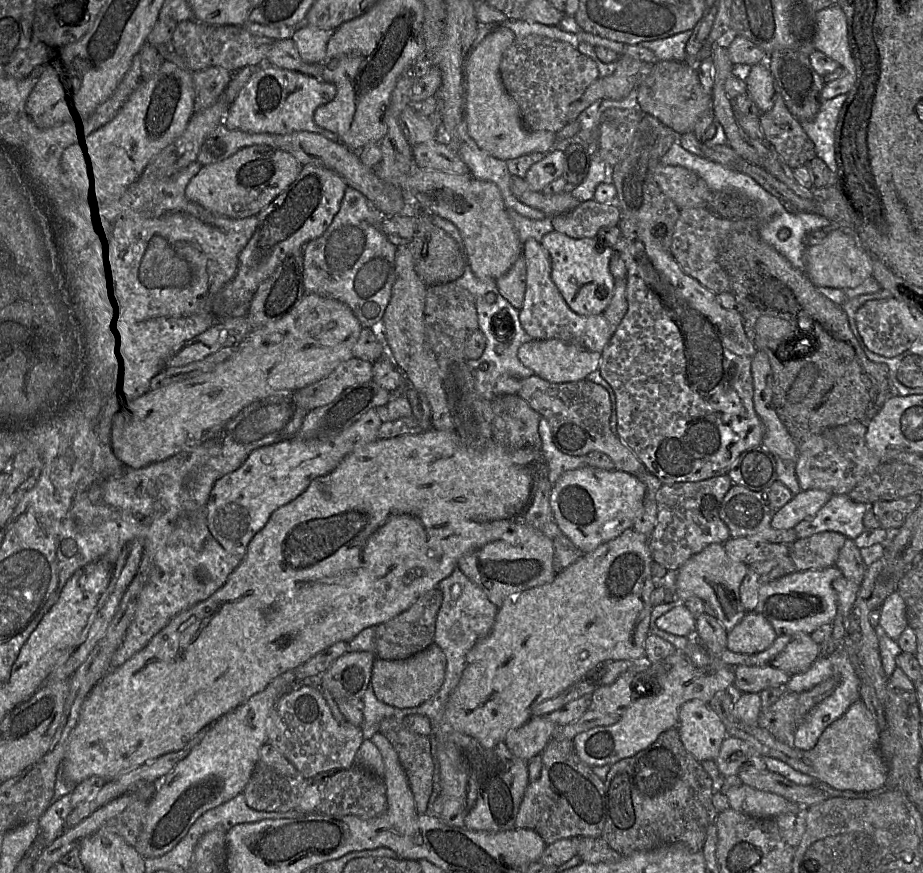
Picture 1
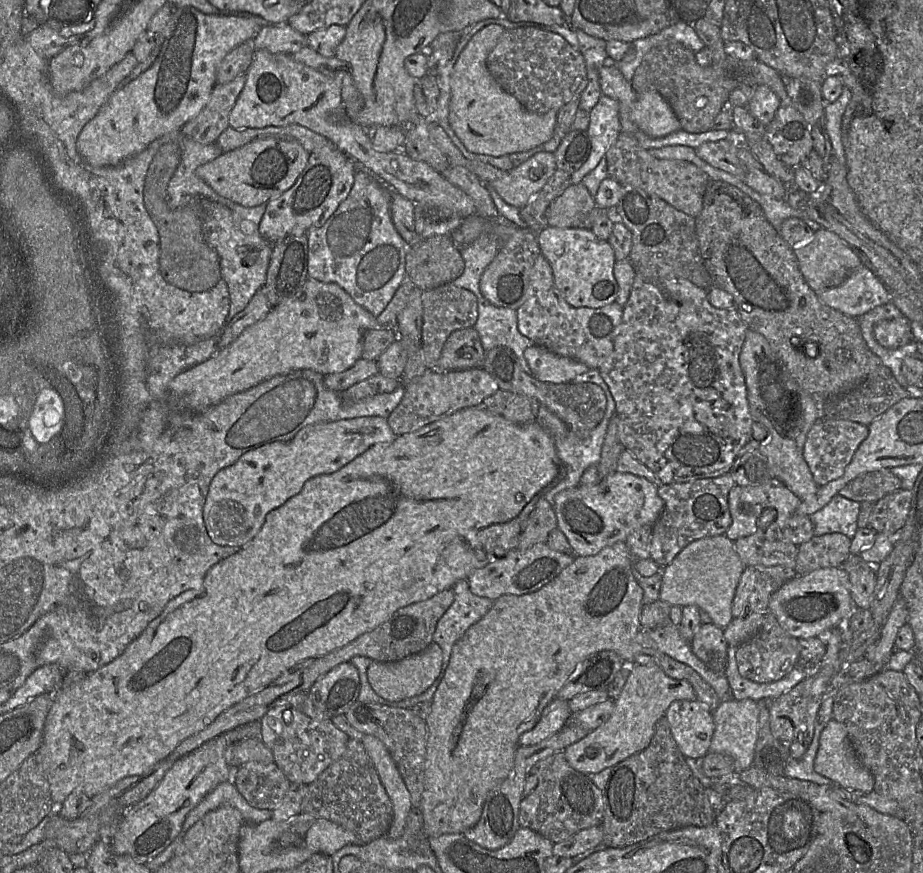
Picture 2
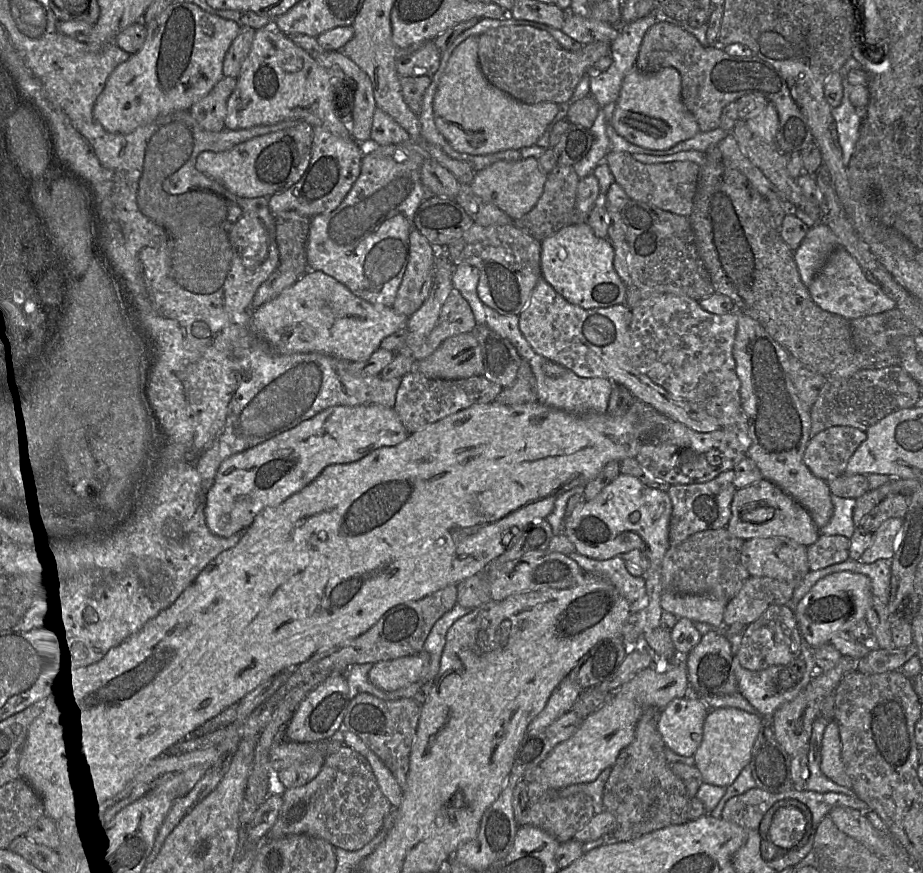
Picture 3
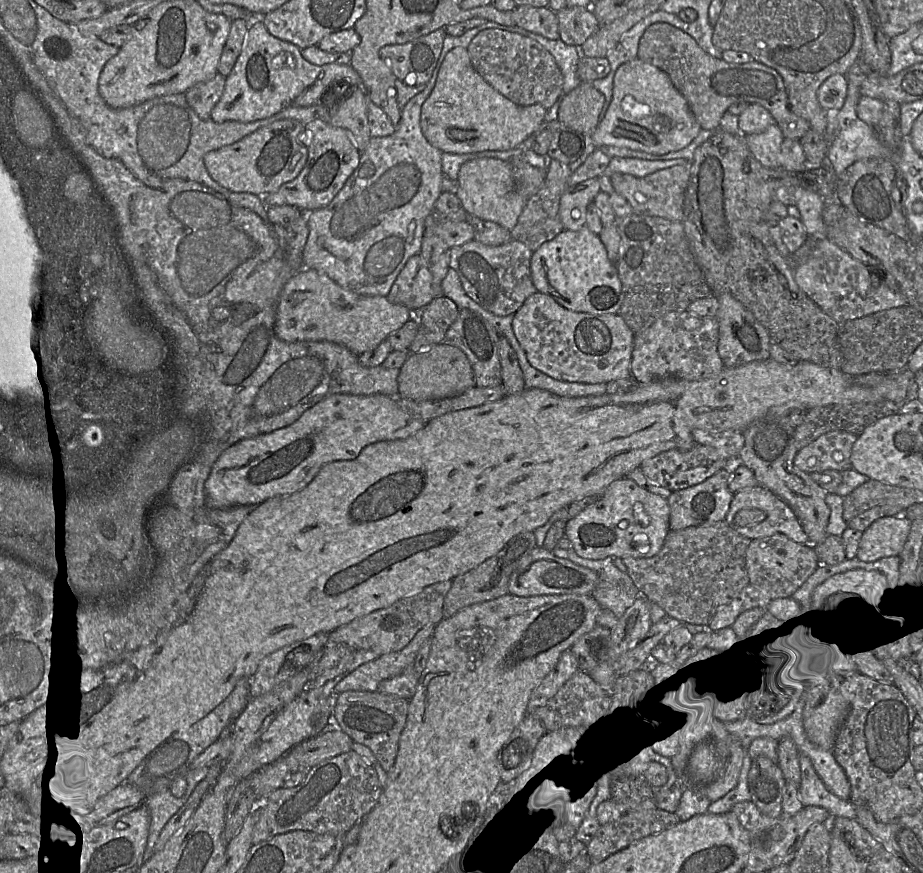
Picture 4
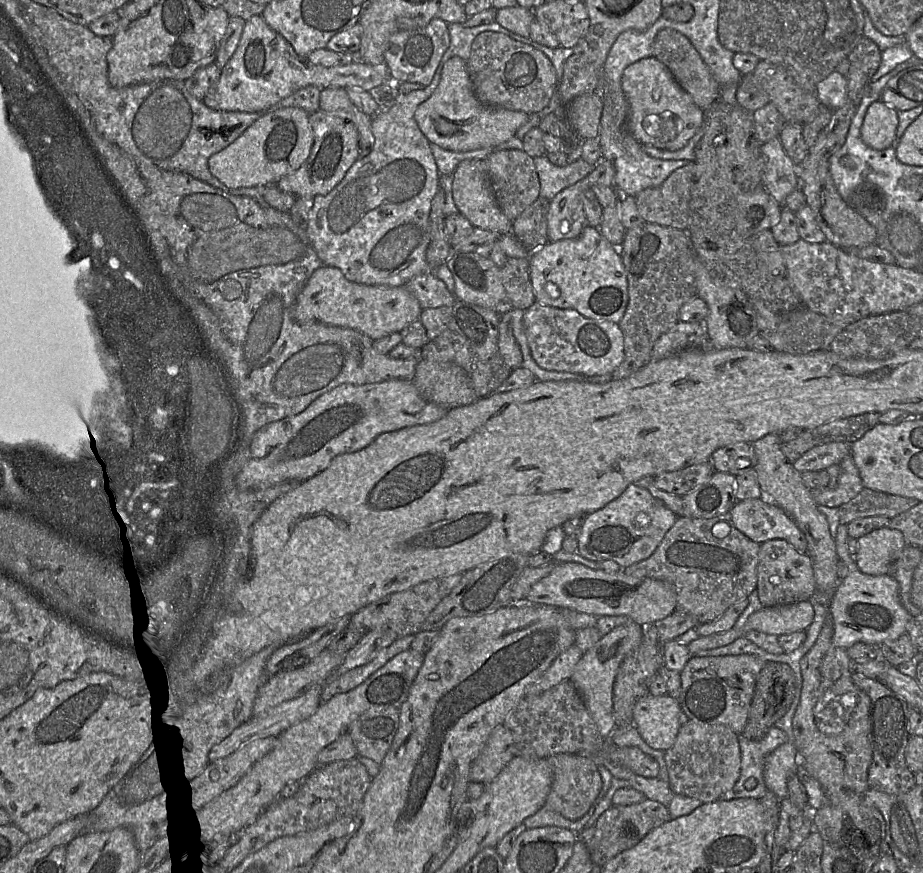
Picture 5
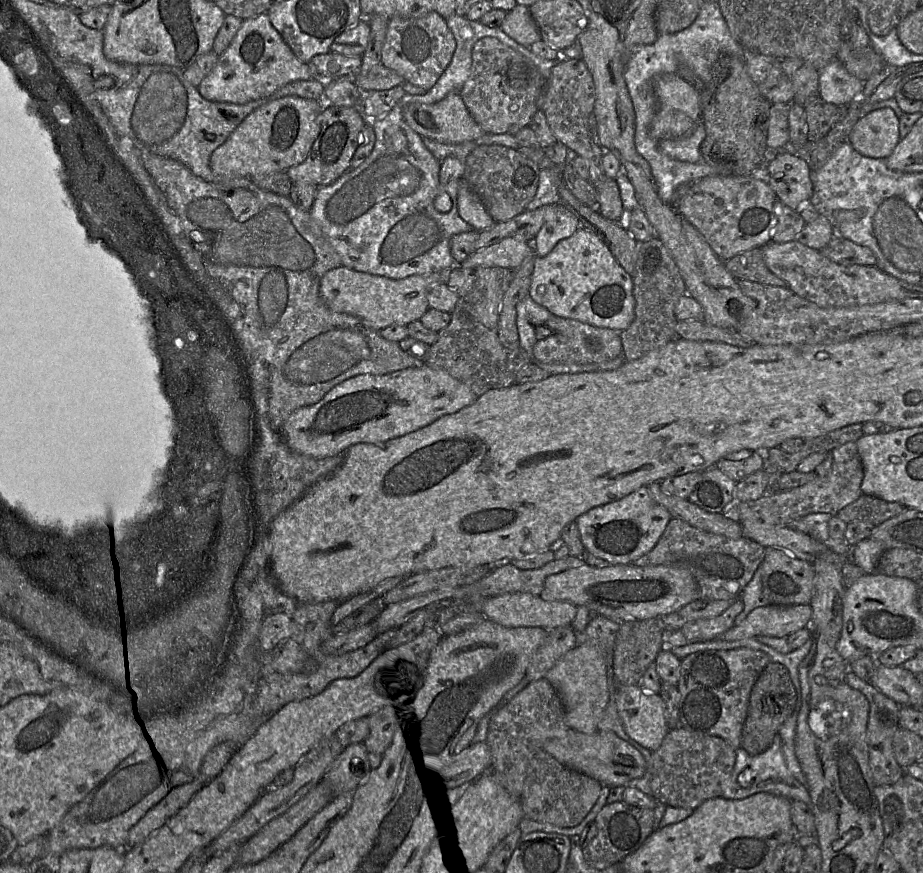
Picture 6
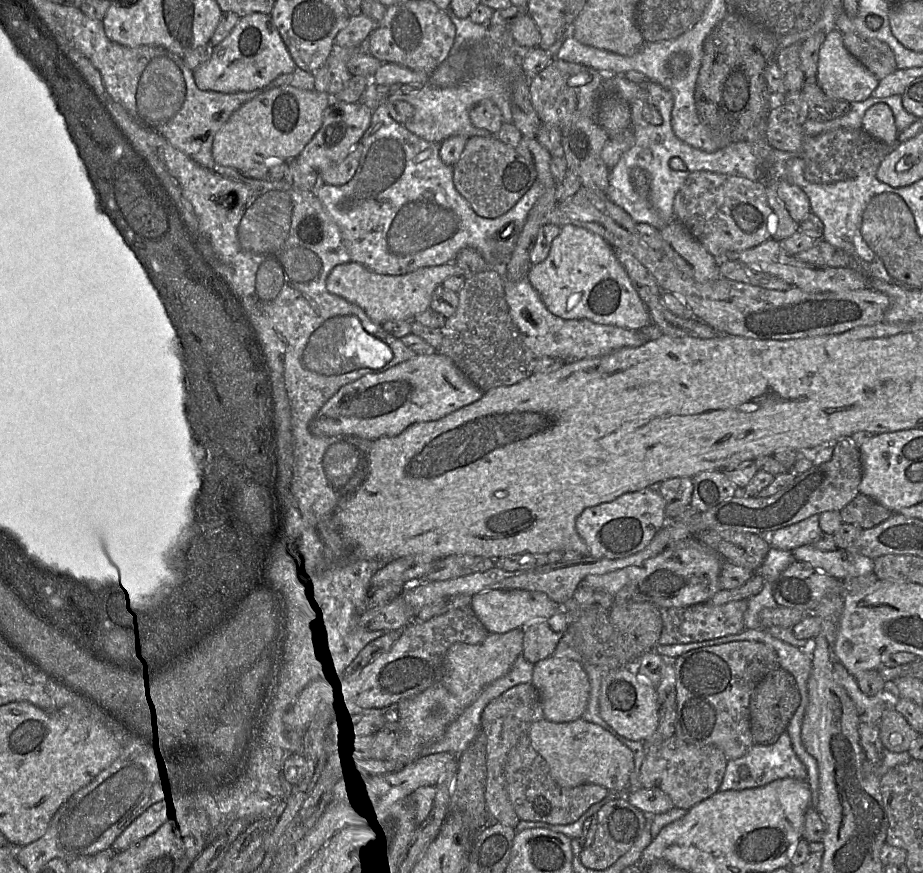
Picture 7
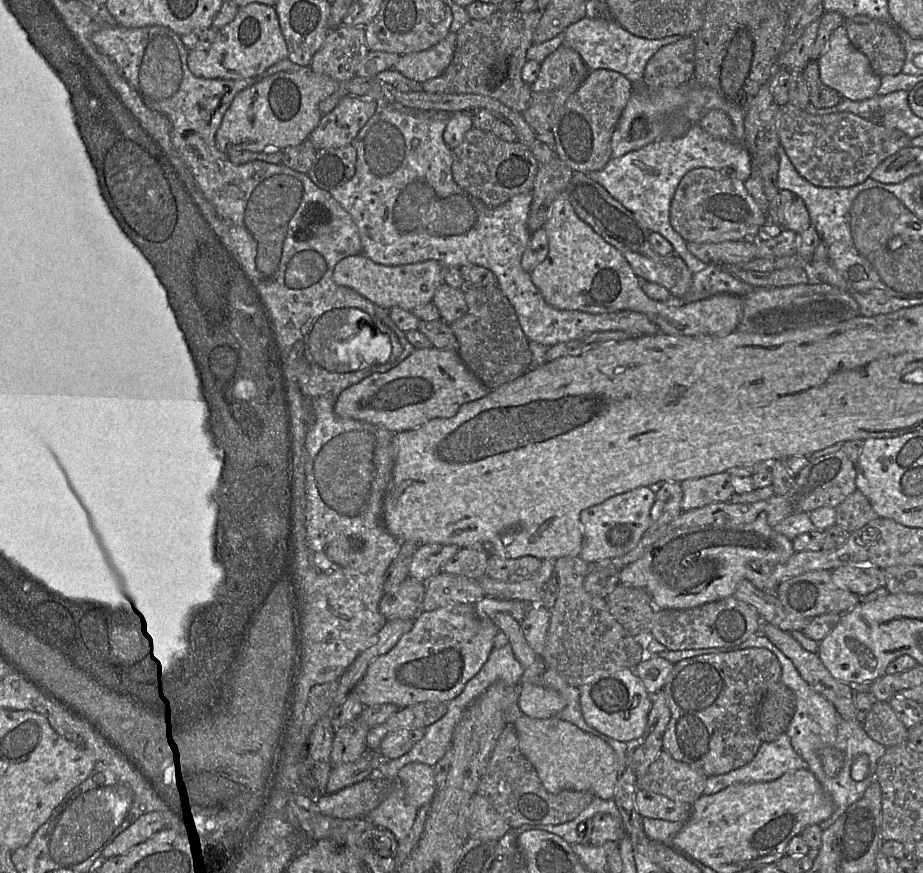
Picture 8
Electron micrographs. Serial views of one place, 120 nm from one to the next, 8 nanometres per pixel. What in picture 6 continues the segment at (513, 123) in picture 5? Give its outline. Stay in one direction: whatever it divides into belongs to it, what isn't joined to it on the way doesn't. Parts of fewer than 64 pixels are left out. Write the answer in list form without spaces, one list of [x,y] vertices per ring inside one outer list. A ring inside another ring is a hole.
[[[452,92],[434,104],[409,103],[403,107],[406,124],[422,138],[445,144],[460,144],[475,141],[486,133],[475,122],[466,108],[460,92]]]

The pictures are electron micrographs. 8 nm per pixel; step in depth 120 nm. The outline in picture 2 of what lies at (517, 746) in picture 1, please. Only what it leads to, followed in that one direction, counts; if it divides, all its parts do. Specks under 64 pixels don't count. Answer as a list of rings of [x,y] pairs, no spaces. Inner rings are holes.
[[[554,698],[542,711],[537,724],[519,738],[519,746],[537,744],[558,733],[572,717],[567,700]]]

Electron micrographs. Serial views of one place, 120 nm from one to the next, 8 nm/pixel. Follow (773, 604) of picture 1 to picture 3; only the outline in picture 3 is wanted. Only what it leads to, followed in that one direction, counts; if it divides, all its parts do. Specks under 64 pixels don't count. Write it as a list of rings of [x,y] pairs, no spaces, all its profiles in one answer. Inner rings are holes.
[[[841,571],[823,577],[799,601],[794,610],[802,638],[813,649],[829,643],[833,634],[849,631],[866,617],[872,596],[870,579],[861,573]]]

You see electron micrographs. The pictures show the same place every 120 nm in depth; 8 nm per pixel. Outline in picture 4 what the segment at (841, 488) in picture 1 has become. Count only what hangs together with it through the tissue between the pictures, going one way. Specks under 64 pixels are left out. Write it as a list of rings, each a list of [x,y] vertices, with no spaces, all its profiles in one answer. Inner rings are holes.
[[[830,431],[814,440],[798,451],[794,458],[794,466],[808,474],[824,471],[842,472],[851,468],[852,447],[858,436],[845,431]]]

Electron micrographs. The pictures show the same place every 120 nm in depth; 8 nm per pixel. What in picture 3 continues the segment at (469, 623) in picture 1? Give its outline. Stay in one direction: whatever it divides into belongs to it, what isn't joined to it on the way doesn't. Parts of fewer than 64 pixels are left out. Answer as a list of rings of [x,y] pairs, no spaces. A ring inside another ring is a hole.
[[[456,605],[445,613],[433,626],[425,643],[424,651],[430,656],[428,672],[425,673],[424,684],[430,685],[439,672],[440,660],[446,643],[446,634],[449,628],[461,617],[467,615],[473,609]]]

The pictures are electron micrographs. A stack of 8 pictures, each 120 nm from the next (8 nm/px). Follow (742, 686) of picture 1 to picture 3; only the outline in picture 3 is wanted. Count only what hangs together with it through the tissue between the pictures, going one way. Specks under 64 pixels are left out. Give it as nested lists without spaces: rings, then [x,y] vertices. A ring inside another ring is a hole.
[[[788,605],[769,607],[742,632],[737,658],[743,668],[759,671],[770,666],[785,666],[800,656],[802,636],[794,612]]]

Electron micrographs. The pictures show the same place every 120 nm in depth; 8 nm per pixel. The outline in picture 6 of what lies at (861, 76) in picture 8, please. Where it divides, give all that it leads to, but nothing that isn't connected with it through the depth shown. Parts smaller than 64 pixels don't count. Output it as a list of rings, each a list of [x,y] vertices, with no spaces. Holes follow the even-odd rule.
[[[834,59],[819,71],[819,96],[827,103],[849,105],[862,95],[863,90],[864,82],[851,75],[838,59]]]

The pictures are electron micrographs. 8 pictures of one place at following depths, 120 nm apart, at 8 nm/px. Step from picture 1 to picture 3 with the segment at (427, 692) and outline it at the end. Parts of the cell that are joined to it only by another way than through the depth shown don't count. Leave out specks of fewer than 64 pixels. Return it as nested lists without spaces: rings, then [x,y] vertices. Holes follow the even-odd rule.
[[[425,651],[372,665],[368,679],[384,691],[396,691],[418,682],[428,672],[430,656]]]

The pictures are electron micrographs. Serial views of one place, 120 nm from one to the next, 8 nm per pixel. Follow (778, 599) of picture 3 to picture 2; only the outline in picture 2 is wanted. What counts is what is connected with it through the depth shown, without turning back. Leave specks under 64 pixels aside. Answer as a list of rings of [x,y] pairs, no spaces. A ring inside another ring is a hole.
[[[782,565],[746,566],[732,602],[733,618],[767,612],[772,594],[797,575],[795,569]]]

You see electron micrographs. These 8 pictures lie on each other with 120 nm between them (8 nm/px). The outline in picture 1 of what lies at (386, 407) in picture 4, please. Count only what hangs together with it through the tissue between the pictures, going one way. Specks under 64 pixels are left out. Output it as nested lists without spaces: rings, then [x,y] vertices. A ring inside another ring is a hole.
[[[370,409],[333,439],[291,438],[254,449],[238,469],[215,481],[207,502],[209,532],[223,549],[242,560],[250,541],[275,510],[302,494],[312,480],[333,471],[348,454],[379,440],[382,423],[376,409]]]

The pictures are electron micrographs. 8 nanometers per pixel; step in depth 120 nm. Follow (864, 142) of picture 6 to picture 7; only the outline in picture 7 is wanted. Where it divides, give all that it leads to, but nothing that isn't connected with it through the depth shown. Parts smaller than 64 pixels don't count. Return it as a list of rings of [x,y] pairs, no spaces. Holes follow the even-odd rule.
[[[885,103],[871,106],[865,113],[861,128],[888,145],[896,145],[898,142],[898,130],[891,108]]]

